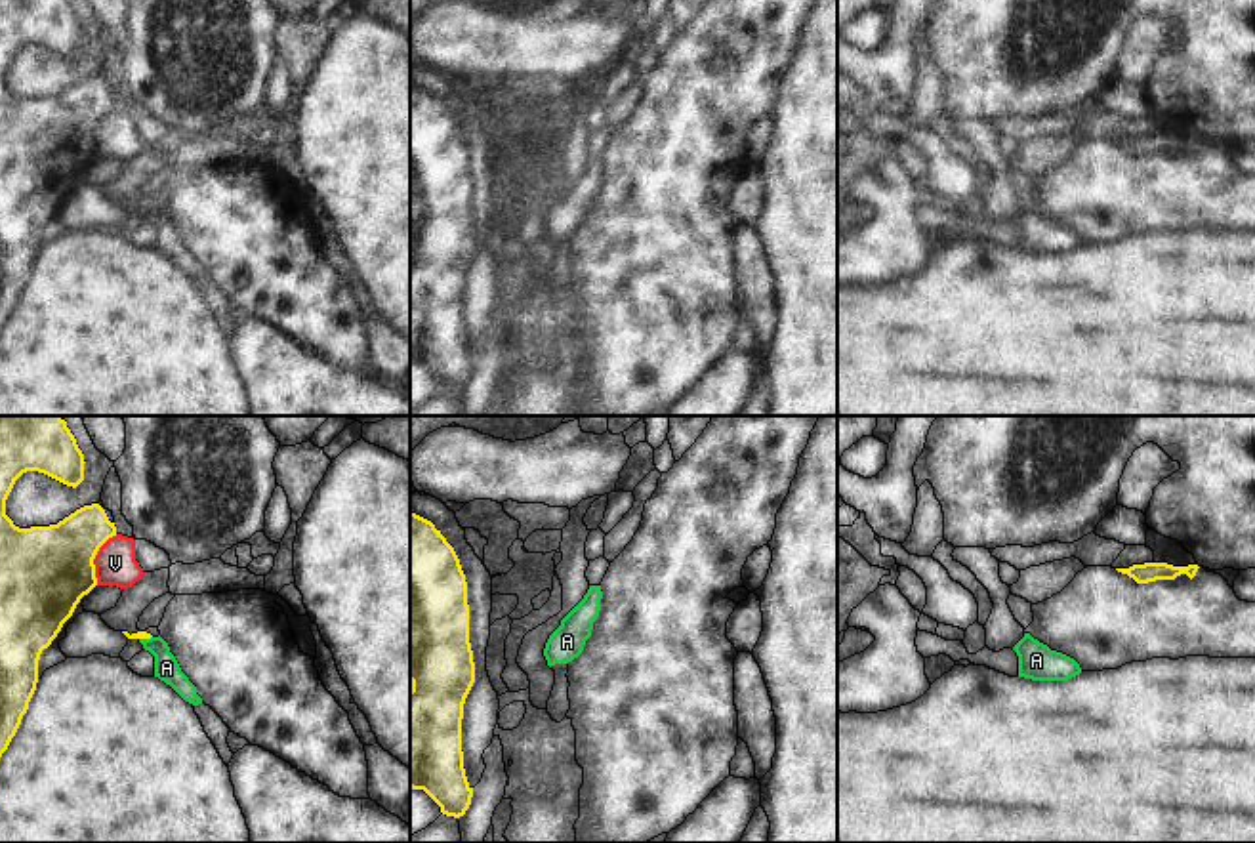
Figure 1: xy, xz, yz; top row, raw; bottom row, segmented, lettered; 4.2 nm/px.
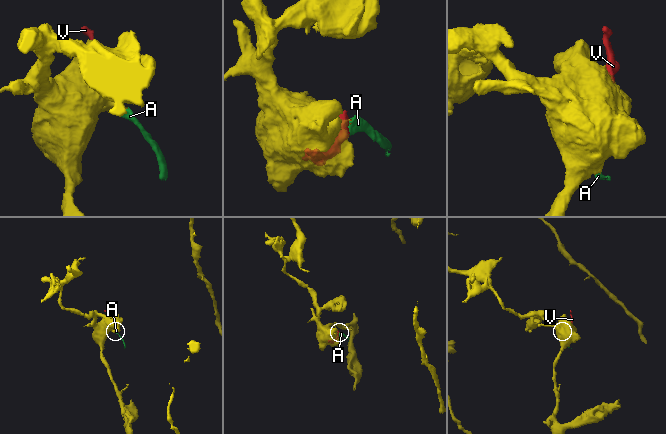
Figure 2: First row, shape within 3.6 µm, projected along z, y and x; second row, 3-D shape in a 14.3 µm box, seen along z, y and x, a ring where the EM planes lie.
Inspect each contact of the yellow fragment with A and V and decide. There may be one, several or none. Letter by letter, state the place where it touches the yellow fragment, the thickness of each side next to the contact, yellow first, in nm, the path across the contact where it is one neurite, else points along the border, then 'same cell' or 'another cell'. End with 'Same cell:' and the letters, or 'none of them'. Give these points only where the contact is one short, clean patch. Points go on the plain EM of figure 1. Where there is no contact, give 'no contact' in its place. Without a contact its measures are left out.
A: contact xy (145, 210); calibres 30 and 110 nm; way xy (140, 206), (145, 210), (163, 227), (166, 241); same cell
V: contact xy (94, 130); calibres 380 and 180 nm; another cell
Same cell: A

